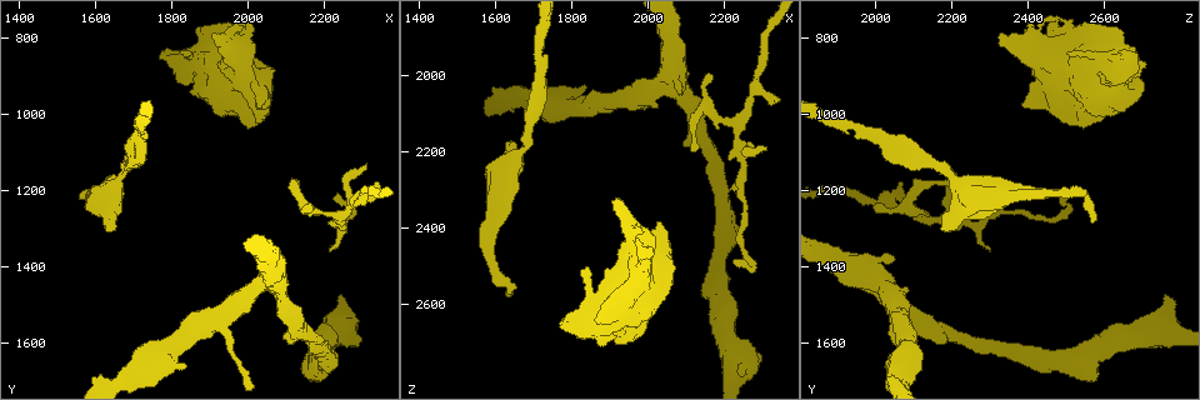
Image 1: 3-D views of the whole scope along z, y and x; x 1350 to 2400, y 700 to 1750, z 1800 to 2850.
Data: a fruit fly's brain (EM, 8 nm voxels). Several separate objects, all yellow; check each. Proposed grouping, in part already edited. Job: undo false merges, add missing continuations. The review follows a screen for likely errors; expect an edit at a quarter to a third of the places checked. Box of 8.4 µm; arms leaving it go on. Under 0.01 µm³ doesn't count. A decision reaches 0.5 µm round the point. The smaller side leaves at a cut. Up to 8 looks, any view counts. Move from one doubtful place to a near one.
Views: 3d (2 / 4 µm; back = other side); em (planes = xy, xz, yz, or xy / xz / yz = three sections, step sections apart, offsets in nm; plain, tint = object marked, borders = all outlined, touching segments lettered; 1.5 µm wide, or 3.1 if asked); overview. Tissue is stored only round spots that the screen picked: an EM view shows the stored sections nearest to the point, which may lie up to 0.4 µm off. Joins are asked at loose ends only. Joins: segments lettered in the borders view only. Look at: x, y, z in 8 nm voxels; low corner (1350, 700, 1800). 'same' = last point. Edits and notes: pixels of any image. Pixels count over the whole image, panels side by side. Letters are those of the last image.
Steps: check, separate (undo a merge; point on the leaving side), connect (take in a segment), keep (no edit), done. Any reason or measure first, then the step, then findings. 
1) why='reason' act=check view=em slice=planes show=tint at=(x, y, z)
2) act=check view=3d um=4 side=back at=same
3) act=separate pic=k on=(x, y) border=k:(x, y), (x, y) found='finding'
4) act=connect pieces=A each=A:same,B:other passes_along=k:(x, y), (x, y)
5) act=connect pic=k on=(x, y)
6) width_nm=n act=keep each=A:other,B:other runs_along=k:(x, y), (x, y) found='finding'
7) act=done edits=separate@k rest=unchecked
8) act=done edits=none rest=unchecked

why='an open end' act=check view=3d um=4 side=back at=(1630, 1295, 2175)

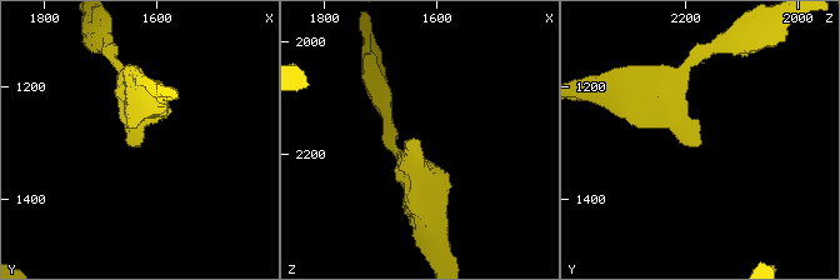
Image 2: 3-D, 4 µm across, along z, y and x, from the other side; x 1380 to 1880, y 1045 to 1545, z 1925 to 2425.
act=check view=em slice=xy step=4 show=borders at=(1625, 1305, 2170)

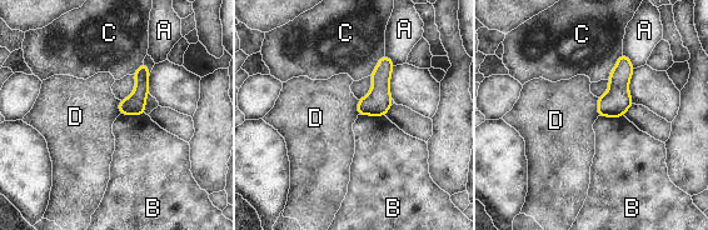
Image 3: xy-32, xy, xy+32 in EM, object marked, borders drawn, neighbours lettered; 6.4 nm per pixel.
why='another direction' act=check view=em slice=planes show=borders at=same

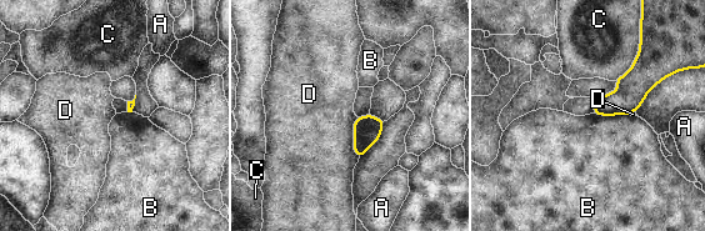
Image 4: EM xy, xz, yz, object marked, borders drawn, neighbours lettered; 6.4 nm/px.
act=keep each=A:other,B:other,C:other,D:other border=4:(356, 117), (354, 152), (359, 157) found='no lettered segment goes on from it'

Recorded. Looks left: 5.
why='sudden change in width' act=check view=em slice=planes show=tint at=(1730, 1050, 1990)

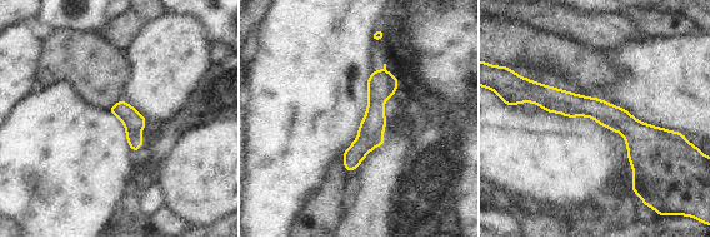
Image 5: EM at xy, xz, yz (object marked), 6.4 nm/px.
act=check view=em slice=planes show=borders at=same

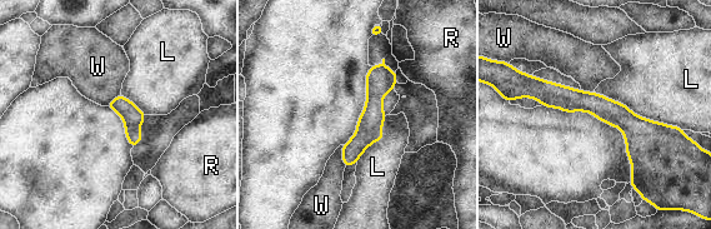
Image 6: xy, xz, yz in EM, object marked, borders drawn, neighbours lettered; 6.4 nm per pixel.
width_nm=140 act=keep each=L:other,R:other,W:other border=6:(595, 91), (640, 117), (681, 129) found='one neuron here'

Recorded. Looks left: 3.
why='branch stops here' act=check view=em slice=planes show=plain at=(1775, 830, 2630)

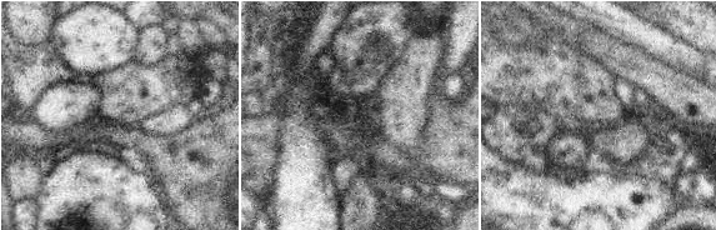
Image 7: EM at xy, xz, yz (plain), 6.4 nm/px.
act=check view=em slice=planes show=borders at=same

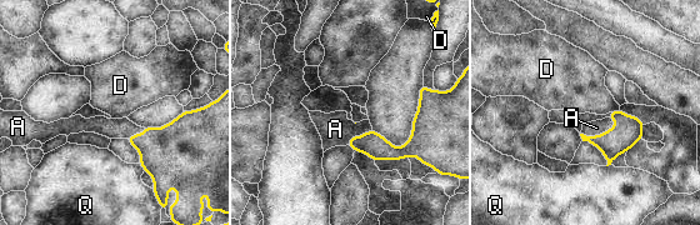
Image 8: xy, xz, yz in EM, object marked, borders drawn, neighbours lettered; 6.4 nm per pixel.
act=connect pieces=A each=A:same,D:other,Q:other passes_along=8:(628, 130), (599, 135), (596, 128) found='it goes on there'

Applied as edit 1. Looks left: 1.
act=done edits=connect@8 rest=unchecked

